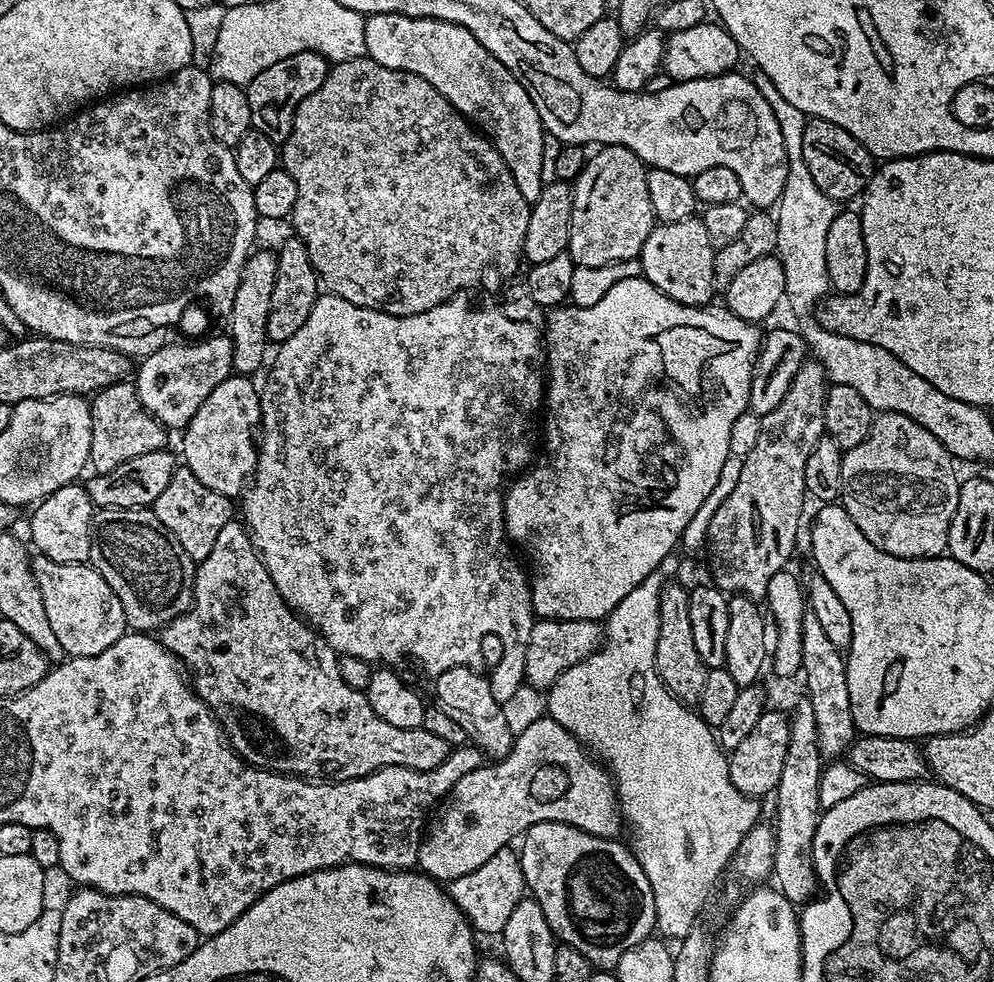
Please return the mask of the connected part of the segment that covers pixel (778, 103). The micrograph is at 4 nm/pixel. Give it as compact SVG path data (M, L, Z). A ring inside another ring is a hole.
M761 75L756 85L766 102L770 102L774 114L783 122L784 145L788 155L788 177L780 195L776 222L776 248L786 274L786 304L796 312L811 313L830 292L826 270L826 233L830 231L830 222L834 222L838 204L821 190L814 178L810 178L810 170L806 170L806 162L802 158L801 125L792 121L801 119L802 113L790 106L782 94L778 94L778 86L774 86L770 78Z

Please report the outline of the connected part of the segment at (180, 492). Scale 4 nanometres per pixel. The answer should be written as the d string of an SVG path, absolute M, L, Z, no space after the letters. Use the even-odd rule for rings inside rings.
M180 466L170 478L170 486L166 486L162 494L158 494L154 515L156 523L176 539L181 550L192 561L199 562L206 559L210 550L214 550L214 538L218 538L218 530L233 523L232 504L233 501L229 497L204 486L188 467Z

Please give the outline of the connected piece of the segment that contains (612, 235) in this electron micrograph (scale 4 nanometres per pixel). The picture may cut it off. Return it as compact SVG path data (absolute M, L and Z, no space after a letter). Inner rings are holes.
M617 144L601 147L587 157L572 189L572 229L567 253L577 266L606 266L635 260L657 223L650 202L644 161Z

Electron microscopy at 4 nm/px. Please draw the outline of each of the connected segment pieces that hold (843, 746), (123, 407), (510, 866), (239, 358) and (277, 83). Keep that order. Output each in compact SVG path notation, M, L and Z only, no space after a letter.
M811 610L803 616L802 677L806 680L806 699L814 711L818 731L818 744L821 756L828 760L843 757L856 738L853 714L850 713L849 687L846 685L847 661L841 652L827 638L818 618Z
M119 382L102 388L91 397L92 441L90 468L93 473L109 472L138 454L150 454L167 445L169 433L140 405L136 389L131 383Z
M511 847L498 850L494 858L482 862L478 870L470 874L462 874L462 878L451 881L450 895L454 903L462 910L462 914L468 919L477 933L485 932L488 936L499 937L509 921L510 914L525 895L526 885L520 857Z
M253 251L244 262L240 272L237 293L234 294L233 306L227 309L228 328L234 349L234 368L240 374L253 374L264 360L264 344L269 343L265 332L266 318L270 310L270 294L274 294L274 274L276 273L276 252Z
M303 52L294 54L282 62L274 62L274 66L262 70L262 74L255 76L246 85L252 128L266 134L266 138L273 140L277 146L283 145L284 139L292 129L298 106L306 98L310 98L310 94L314 94L318 86L322 86L322 82L328 76L329 67L329 61L316 52Z

